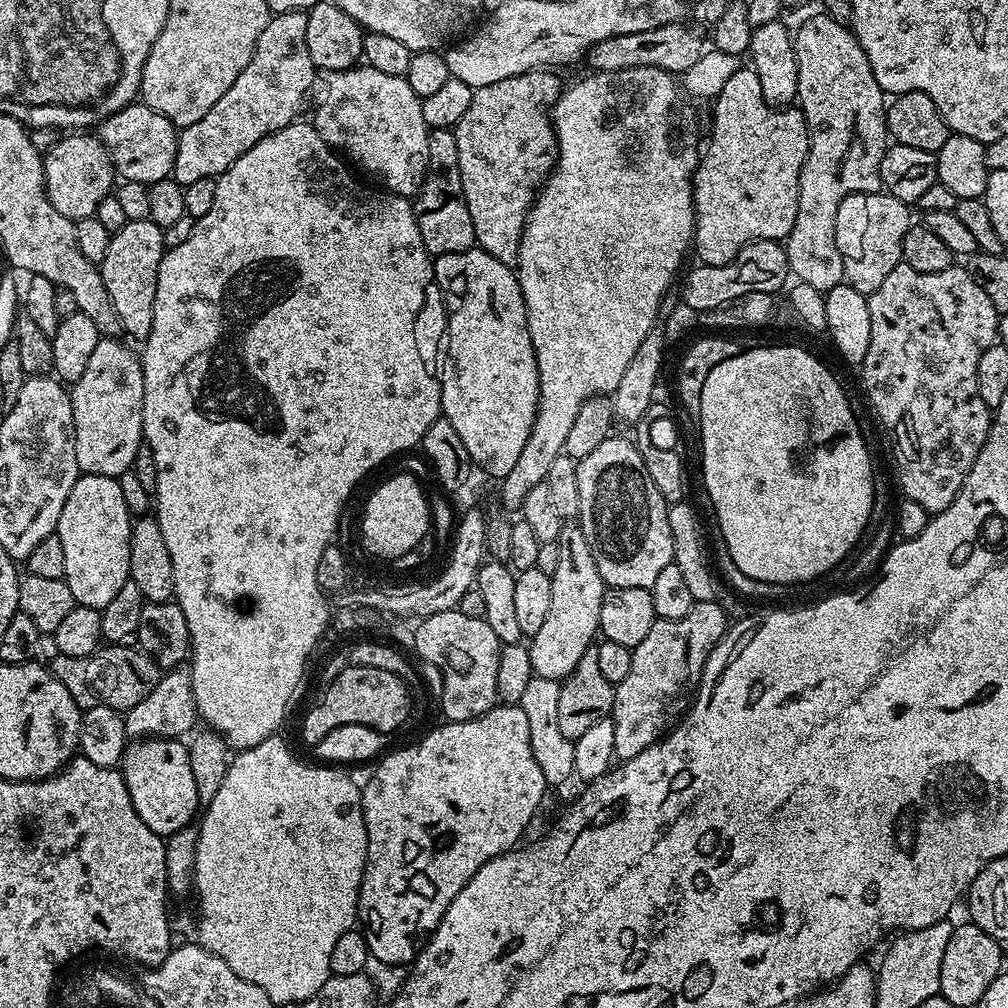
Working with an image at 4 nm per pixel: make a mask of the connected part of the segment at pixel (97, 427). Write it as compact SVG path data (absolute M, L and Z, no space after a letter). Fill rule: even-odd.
M102 338L98 342L98 346L94 346L90 363L86 366L86 370L82 373L82 378L78 378L71 385L70 395L72 398L72 413L74 414L74 438L76 439L76 457L78 458L78 466L81 473L98 474L99 476L120 477L123 472L129 471L136 463L136 455L140 449L144 439L144 427L142 426L142 402L144 401L144 366L139 355L136 356L123 344L120 338Z

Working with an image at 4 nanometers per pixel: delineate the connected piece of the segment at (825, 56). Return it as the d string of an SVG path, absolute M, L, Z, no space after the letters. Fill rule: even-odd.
M827 14L812 16L800 29L795 29L794 43L798 62L798 90L796 100L808 124L808 153L800 175L798 190L798 214L790 234L786 238L789 273L799 283L814 286L814 290L826 293L844 280L842 254L838 254L836 219L838 206L850 194L881 191L880 167L890 143L886 94L870 70L870 62L856 41L856 34L847 24L834 22Z

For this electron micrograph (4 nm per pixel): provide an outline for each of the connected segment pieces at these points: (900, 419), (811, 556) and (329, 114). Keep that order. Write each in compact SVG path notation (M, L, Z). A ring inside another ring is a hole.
M903 262L894 266L894 270L890 270L890 275L882 281L882 286L878 286L878 290L872 292L868 297L868 305L870 306L870 350L866 350L866 358L862 365L864 392L868 395L873 410L880 415L881 422L892 431L892 436L896 439L896 460L900 463L900 488L904 491L903 495L909 500L918 502L918 506L925 508L929 514L944 512L946 506L950 506L950 502L958 498L958 490L962 490L962 482L966 482L966 474L970 474L970 466L974 466L974 458L978 458L988 437L988 431L992 428L993 409L988 408L978 394L978 358L982 358L982 350L997 343L996 307L994 302L990 302L990 298L986 298L982 286L974 282L967 267L953 266L946 270L938 270L938 274L922 274Z
M780 344L777 348L745 347L734 358L718 362L718 366L710 370L706 386L702 386L698 423L700 452L704 455L704 488L708 491L708 500L712 503L713 510L716 511L720 536L728 547L727 559L732 560L734 566L742 570L742 574L767 584L801 585L829 575L835 564L843 565L853 555L854 549L861 543L860 535L872 516L872 503L876 500L876 484L872 481L872 456L868 453L868 444L860 433L860 424L852 413L852 404L848 401L843 386L814 353L807 352L804 348L791 348L788 344Z
M353 66L341 72L329 72L325 80L328 81L314 117L318 134L357 169L365 168L370 175L384 180L380 182L387 191L415 197L428 169L430 129L426 118L422 118L422 98L410 90L408 79L382 74L382 70L367 66Z

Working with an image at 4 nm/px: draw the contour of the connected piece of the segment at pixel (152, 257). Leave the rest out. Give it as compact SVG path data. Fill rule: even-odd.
M129 220L122 230L113 232L106 258L102 258L99 270L102 282L106 282L106 291L110 293L110 302L118 310L124 332L132 335L137 342L147 340L150 326L154 326L154 294L158 286L158 266L162 262L166 249L164 229L152 220Z

